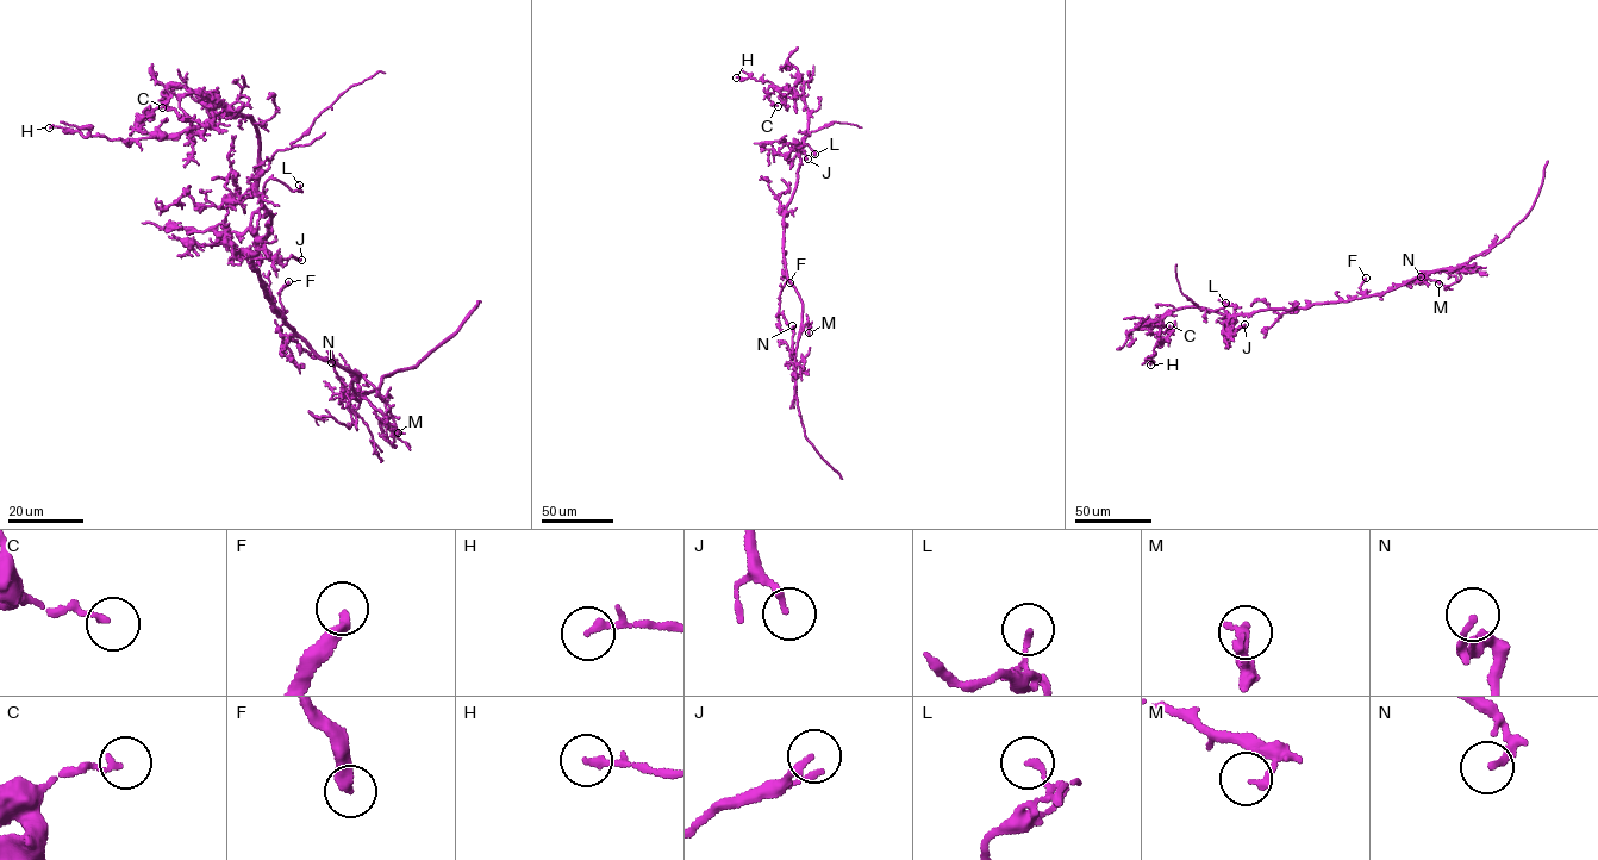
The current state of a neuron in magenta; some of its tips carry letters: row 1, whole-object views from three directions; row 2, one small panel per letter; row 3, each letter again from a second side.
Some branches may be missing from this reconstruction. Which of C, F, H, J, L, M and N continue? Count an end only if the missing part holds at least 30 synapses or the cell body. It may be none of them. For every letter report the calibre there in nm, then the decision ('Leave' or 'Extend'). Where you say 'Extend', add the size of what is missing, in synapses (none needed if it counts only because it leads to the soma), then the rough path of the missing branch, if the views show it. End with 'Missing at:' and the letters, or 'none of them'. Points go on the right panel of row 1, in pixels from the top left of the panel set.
C: Thickness 150 nm. Leave
F: Thickness 320 nm. Leave
H: Thickness 150 nm. Leave
J: Thickness 190 nm. Leave
L: Thickness 110 nm. Leave
M: Thickness 200 nm. Leave
N: Thickness 170 nm. Leave
Missing at: none of them

